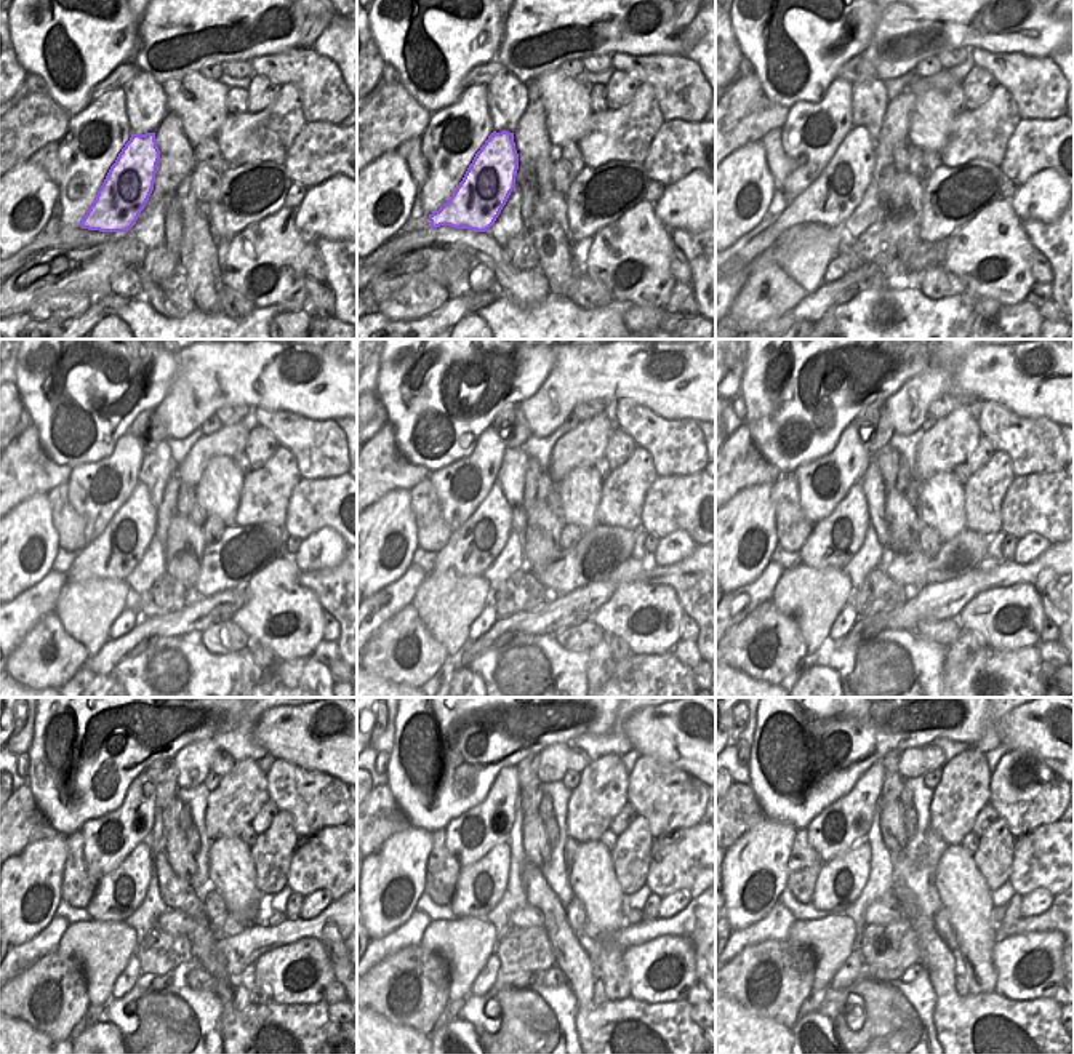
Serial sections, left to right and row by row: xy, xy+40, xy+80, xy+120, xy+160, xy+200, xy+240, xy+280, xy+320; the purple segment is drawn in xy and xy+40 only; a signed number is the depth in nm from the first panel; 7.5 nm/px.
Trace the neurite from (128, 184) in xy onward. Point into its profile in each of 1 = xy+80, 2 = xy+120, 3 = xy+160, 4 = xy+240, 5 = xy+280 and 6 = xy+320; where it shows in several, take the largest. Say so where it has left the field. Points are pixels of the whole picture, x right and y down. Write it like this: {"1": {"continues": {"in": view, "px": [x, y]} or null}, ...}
{"1": {"continues": {"in": "xy+80", "px": [837, 191]}}, "2": {"continues": {"in": "xy+120", "px": [114, 554]}}, "3": {"continues": {"in": "xy+160", "px": [471, 549]}}, "4": {"continues": {"in": "xy+240", "px": [119, 893]}}, "5": {"continues": {"in": "xy+280", "px": [479, 888]}}, "6": {"continues": {"in": "xy+320", "px": [841, 882]}}}

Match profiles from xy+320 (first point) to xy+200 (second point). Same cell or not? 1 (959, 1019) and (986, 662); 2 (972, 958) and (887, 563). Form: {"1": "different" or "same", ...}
{"1": "same", "2": "different"}

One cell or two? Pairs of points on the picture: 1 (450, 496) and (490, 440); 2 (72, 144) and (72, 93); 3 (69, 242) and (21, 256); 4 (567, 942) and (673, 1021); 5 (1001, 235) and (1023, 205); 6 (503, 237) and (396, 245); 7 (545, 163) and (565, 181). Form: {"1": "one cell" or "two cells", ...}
{"1": "one cell", "2": "two cells", "3": "one cell", "4": "one cell", "5": "two cells", "6": "two cells", "7": "one cell"}

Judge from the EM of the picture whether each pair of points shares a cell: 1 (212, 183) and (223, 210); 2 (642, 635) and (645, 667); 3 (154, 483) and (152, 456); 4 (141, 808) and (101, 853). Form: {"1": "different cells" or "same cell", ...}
{"1": "different cells", "2": "different cells", "3": "same cell", "4": "same cell"}

